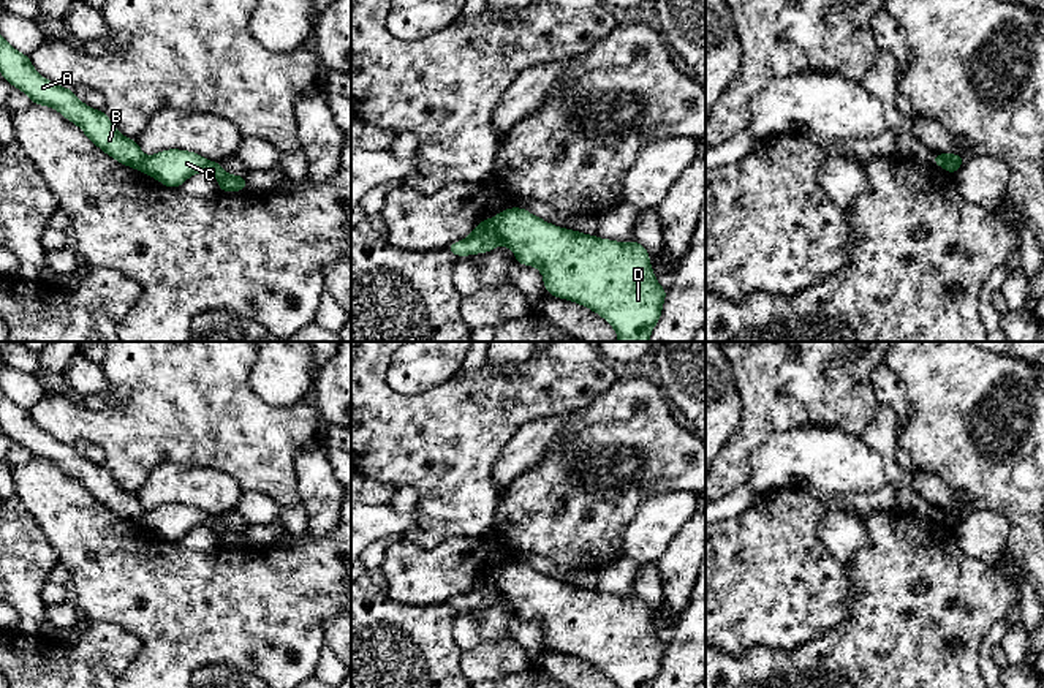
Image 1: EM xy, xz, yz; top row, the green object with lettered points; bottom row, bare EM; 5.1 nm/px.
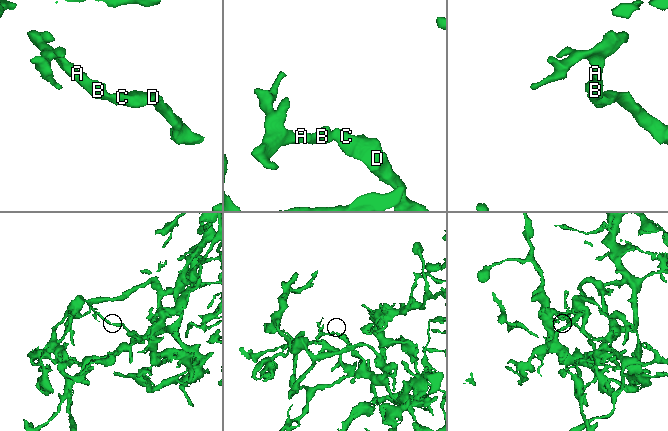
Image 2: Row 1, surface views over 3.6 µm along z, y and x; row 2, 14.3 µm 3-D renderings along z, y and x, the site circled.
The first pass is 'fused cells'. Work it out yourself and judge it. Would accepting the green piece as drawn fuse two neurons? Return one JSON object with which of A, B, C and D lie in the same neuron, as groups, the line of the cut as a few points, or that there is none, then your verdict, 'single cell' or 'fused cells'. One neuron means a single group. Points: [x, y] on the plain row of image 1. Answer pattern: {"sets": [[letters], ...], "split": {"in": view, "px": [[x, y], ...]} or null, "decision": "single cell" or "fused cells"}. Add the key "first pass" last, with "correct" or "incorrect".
{"sets": [["A", "B"], ["C", "D"]], "split": {"in": "xz", "px": [[494, 573], [502, 597]]}, "decision": "fused cells", "first pass": "correct"}

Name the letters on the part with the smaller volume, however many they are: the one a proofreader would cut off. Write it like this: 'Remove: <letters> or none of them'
Remove: A, B

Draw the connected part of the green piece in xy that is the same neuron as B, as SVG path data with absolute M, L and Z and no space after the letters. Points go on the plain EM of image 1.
M0 389L0 429L32 452L32 459L51 460L66 474L76 478L85 490L115 516L141 524L144 508L138 495L117 486L104 465L84 459L73 443L60 441L40 430L30 410L24 410Z

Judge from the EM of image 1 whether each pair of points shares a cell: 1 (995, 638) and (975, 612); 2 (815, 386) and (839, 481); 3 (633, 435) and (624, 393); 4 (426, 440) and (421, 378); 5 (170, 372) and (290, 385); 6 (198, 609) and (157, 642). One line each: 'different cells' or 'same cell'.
1: different cells
2: different cells
3: same cell
4: different cells
5: different cells
6: same cell

